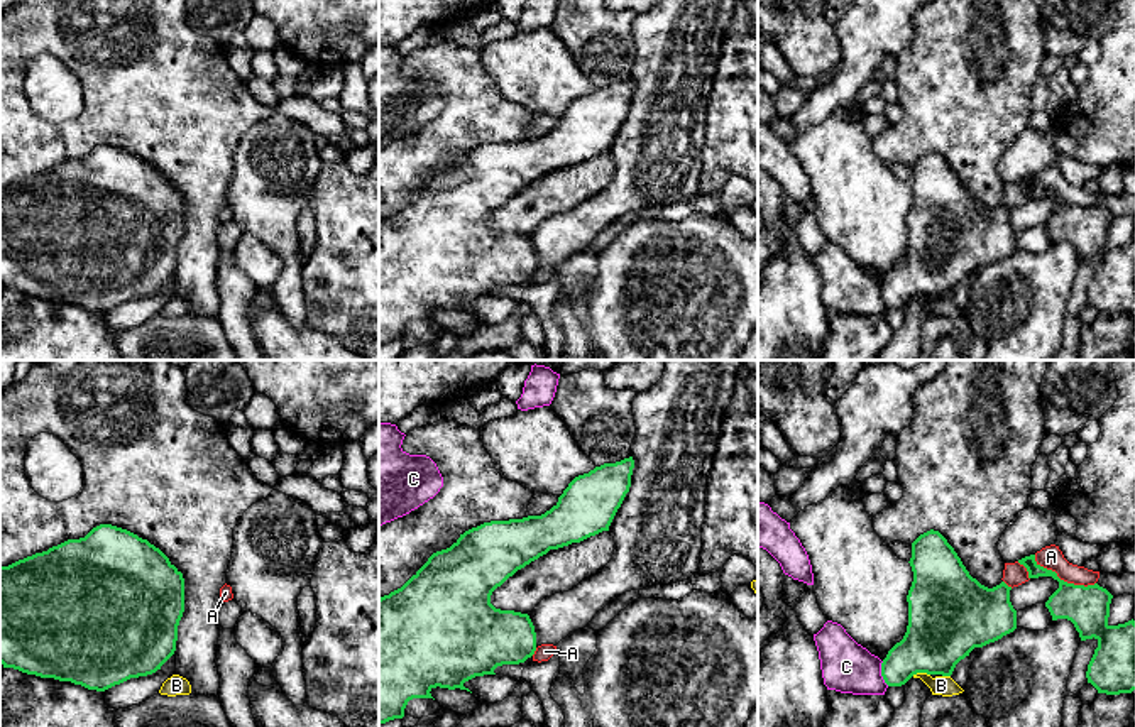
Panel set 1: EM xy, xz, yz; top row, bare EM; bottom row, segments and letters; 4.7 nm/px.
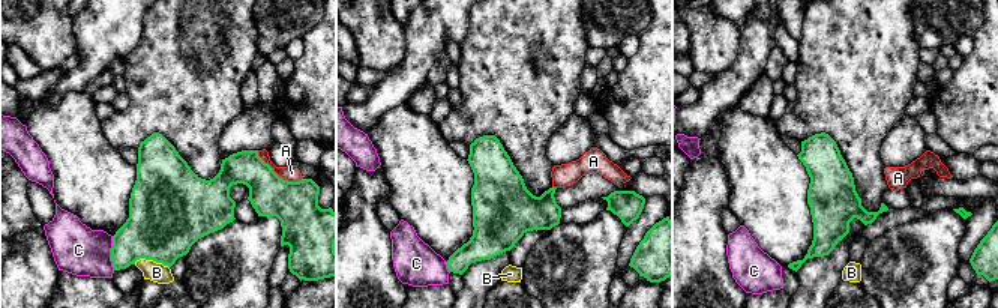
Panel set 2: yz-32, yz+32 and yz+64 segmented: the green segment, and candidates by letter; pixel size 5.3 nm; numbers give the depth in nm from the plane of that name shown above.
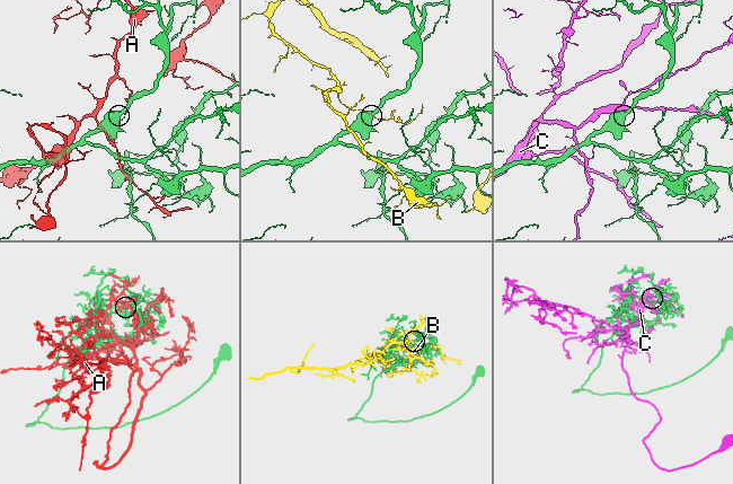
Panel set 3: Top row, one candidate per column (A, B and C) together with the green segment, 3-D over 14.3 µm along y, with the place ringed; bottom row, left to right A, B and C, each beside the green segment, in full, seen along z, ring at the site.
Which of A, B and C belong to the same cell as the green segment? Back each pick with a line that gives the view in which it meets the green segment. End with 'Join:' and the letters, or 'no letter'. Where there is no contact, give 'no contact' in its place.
Join: no letter

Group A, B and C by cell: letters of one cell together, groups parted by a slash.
A / B / C

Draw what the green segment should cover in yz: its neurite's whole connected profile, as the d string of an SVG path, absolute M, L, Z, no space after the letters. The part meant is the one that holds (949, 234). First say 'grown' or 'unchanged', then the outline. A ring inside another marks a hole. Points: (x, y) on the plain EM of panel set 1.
unchanged; M930 150L912 164L908 184L913 203L907 254L881 284L888 308L902 308L917 294L951 298L974 269L1017 250L1012 208L981 206L939 152Z

